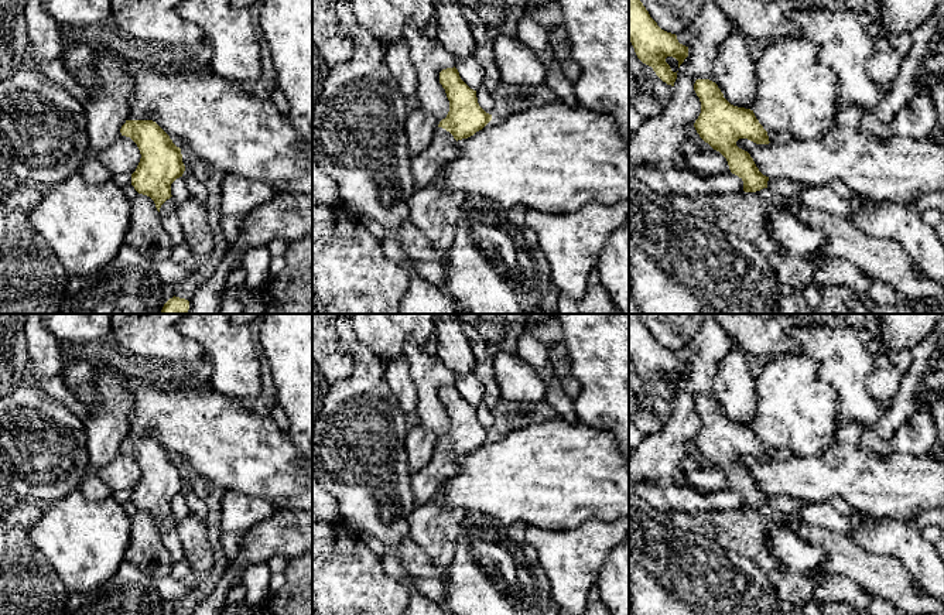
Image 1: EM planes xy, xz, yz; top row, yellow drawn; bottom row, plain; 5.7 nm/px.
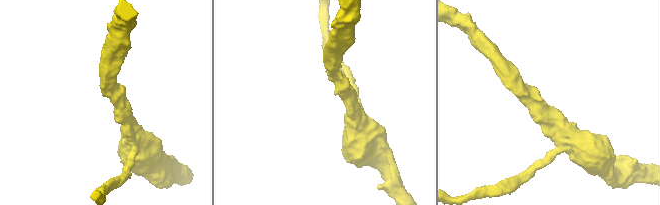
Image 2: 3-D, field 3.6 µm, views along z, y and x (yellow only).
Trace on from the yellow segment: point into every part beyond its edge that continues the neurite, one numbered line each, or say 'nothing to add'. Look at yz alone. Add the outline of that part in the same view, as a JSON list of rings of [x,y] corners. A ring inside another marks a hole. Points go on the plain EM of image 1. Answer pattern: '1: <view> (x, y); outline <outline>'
1: yz (775, 454); outline [[[769,448],[767,452],[772,461],[787,461],[793,455],[787,448]]]

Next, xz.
1: xz (444, 464); outline [[[438,444],[427,468],[411,475],[414,508],[432,500],[441,484],[458,472],[458,458],[442,444]]]

